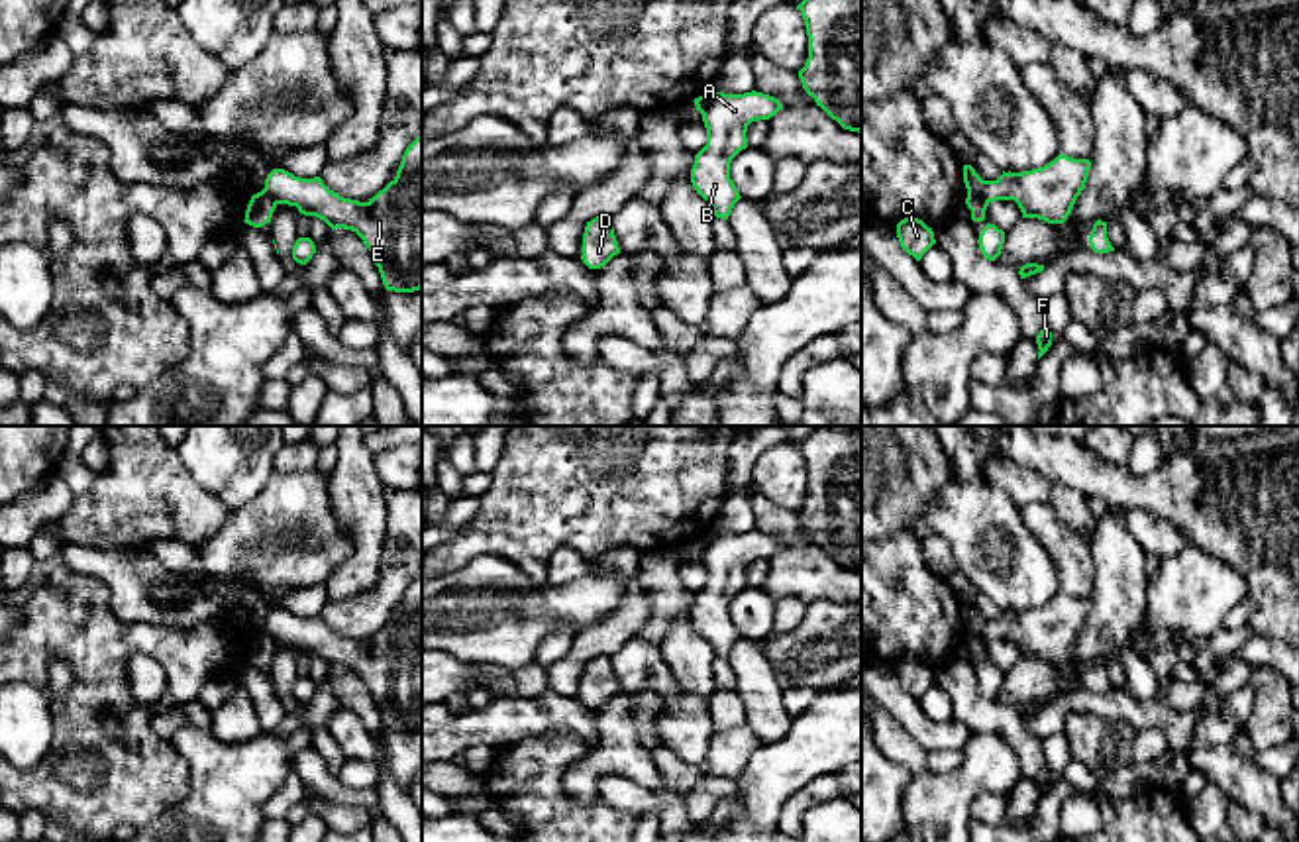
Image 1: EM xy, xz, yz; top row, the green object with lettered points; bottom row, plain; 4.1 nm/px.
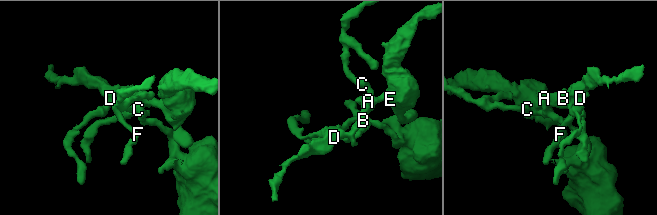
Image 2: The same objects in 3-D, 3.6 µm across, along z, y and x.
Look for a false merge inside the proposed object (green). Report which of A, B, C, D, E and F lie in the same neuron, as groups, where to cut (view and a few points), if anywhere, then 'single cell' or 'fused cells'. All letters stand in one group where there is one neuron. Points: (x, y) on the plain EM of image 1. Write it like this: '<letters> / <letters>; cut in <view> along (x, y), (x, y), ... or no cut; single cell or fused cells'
A B D E F / C; cut in yz along (968, 632), (987, 642); fused cells

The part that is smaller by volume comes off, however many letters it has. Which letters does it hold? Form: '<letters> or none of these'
A, B, D, E, F

